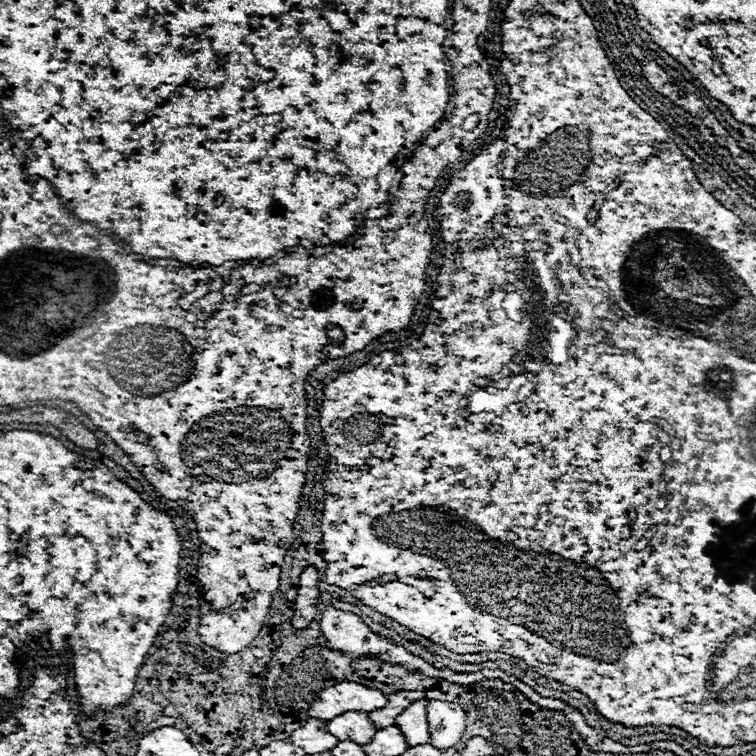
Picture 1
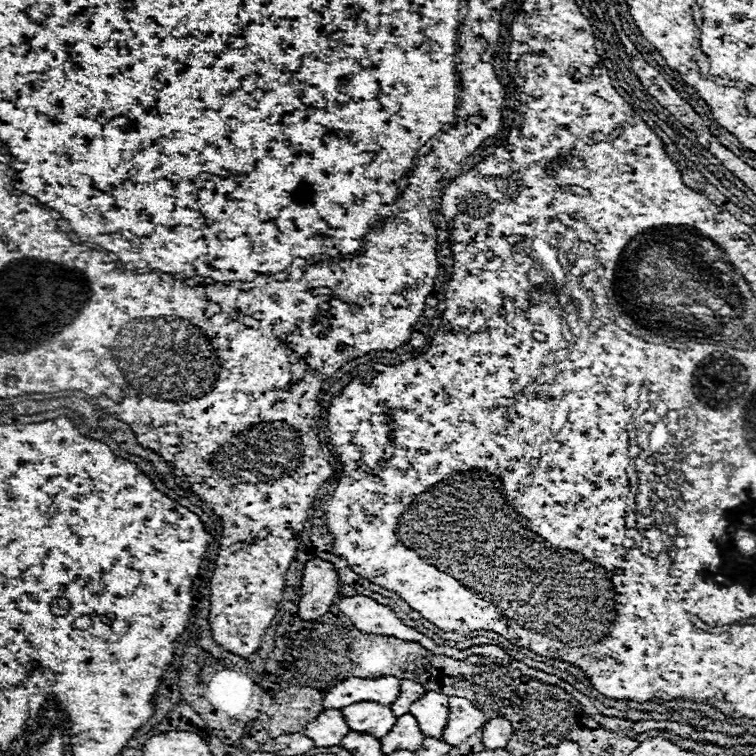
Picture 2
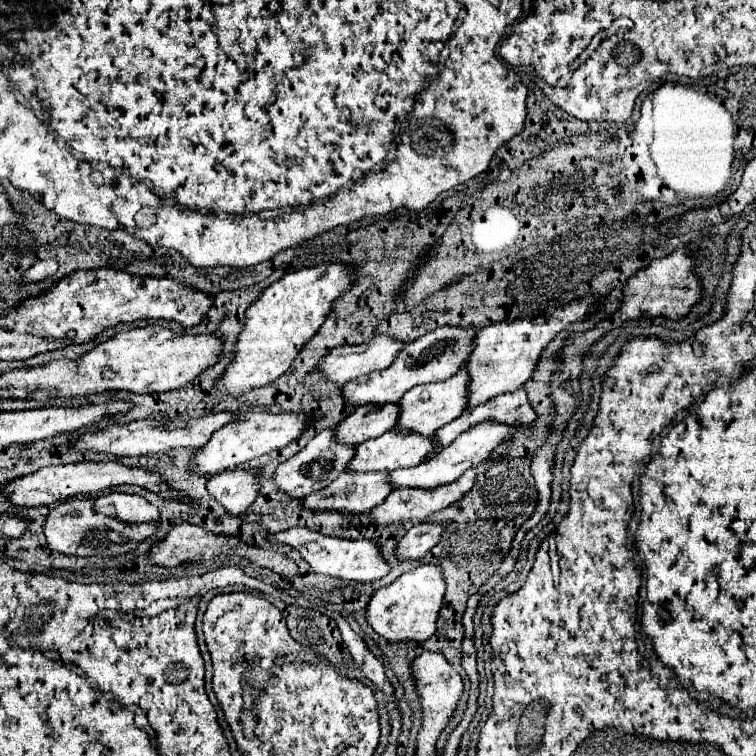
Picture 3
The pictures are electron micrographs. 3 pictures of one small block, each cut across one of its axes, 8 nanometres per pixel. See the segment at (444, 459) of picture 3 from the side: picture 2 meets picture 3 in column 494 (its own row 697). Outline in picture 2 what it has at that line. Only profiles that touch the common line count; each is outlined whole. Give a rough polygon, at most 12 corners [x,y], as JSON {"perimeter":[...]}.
{"perimeter":[[426,692],[410,706],[420,732],[438,738],[448,696]]}

